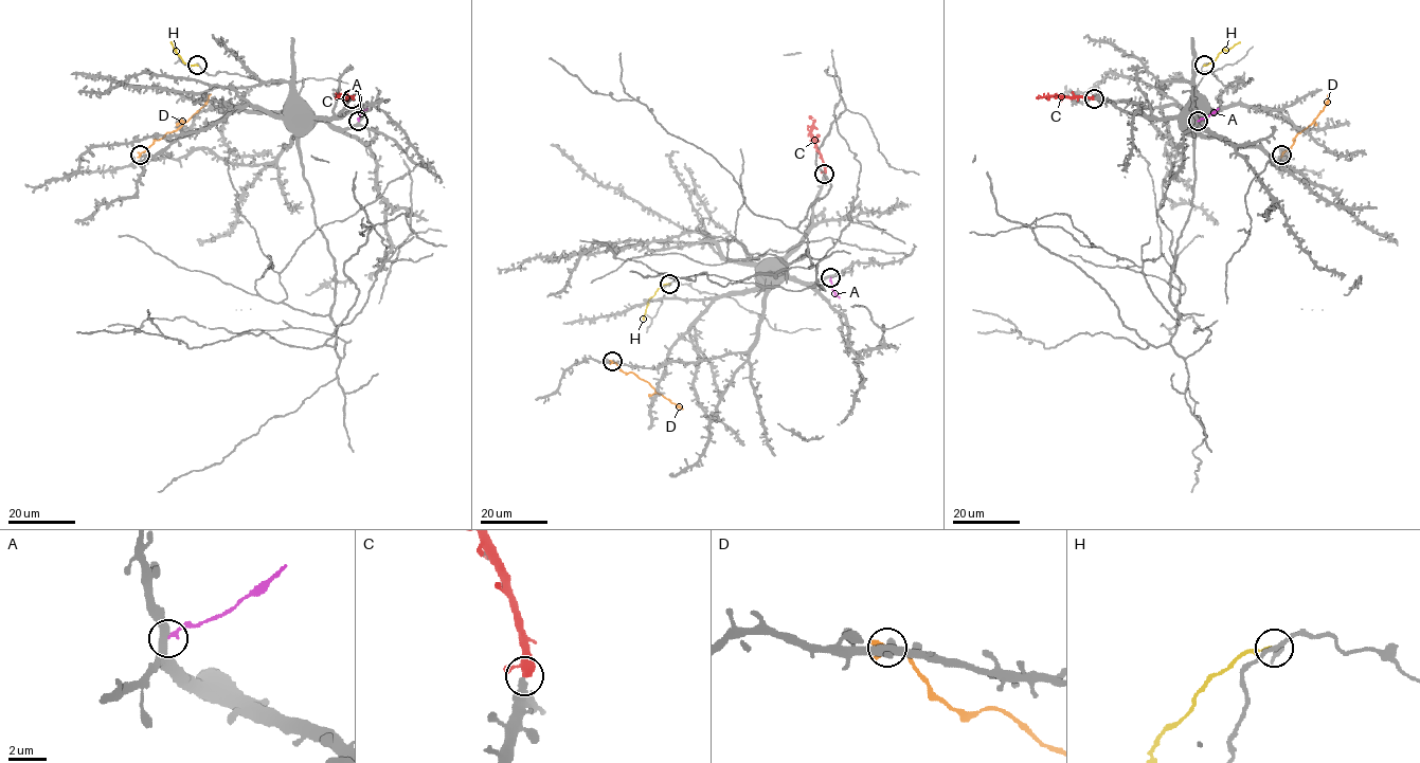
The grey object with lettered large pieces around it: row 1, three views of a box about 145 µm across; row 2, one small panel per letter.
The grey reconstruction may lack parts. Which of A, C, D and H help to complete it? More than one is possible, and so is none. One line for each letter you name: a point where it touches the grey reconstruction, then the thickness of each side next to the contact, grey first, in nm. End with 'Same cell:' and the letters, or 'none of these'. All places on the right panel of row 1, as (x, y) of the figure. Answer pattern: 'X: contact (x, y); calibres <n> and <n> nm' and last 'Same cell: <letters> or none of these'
C: contact (1094, 98); calibres 400 and 400 nm
Same cell: C

